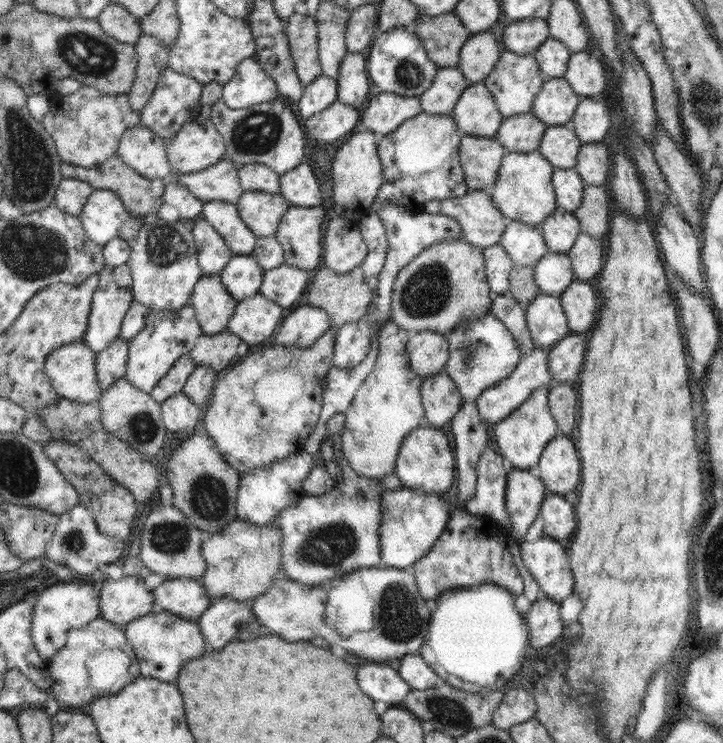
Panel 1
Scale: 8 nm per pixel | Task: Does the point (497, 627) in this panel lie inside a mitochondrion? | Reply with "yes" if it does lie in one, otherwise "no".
no

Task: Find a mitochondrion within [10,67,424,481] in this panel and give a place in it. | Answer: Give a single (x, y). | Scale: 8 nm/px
(255, 133)

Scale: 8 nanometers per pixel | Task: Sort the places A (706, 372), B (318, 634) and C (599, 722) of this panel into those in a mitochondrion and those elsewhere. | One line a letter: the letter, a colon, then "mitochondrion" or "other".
A: other
B: other
C: other

